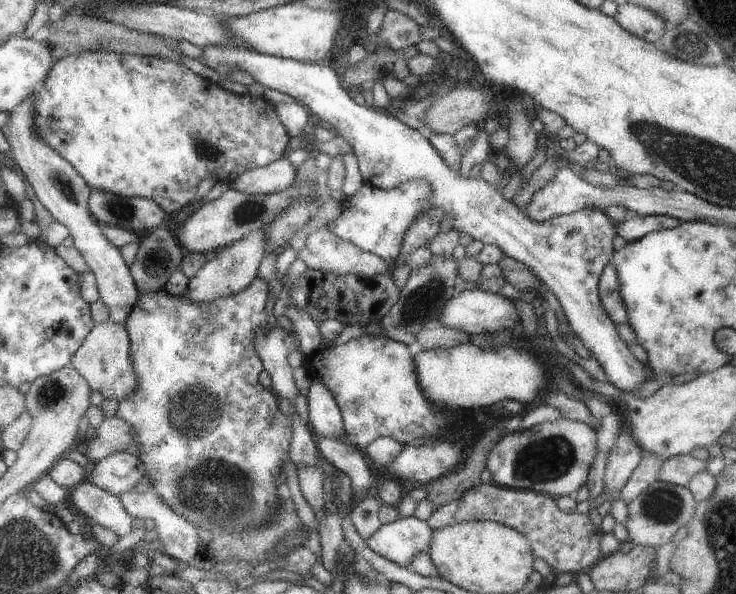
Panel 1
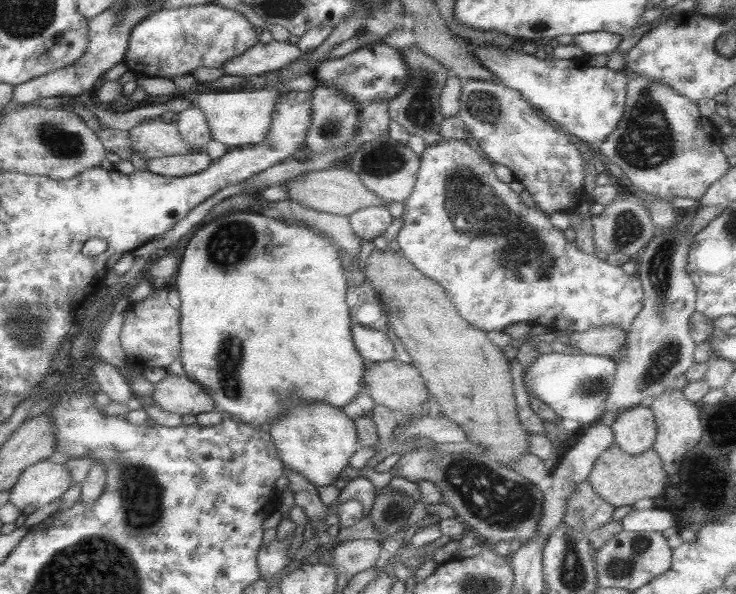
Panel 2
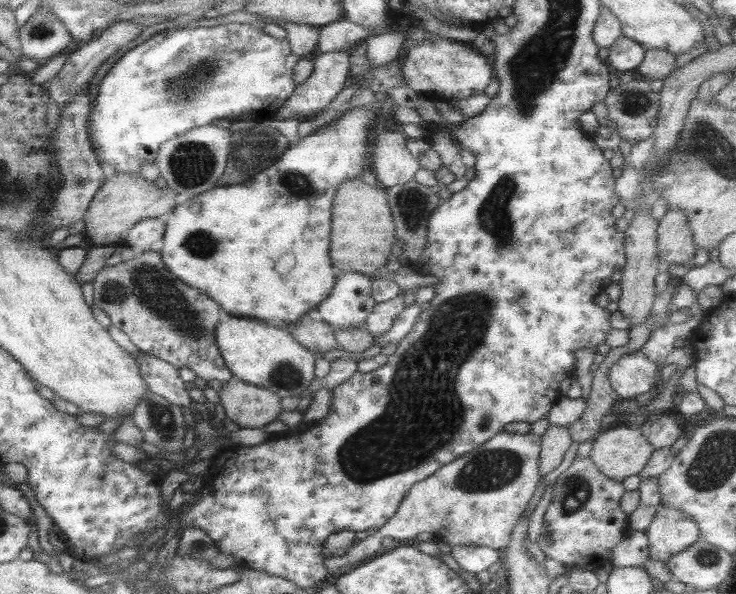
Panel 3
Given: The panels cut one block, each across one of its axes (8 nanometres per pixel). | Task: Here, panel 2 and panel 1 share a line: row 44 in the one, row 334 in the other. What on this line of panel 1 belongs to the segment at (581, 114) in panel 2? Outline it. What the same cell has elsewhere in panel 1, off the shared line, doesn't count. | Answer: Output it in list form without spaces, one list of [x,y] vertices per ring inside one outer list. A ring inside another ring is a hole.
[[[470,288],[468,291],[456,293],[441,308],[437,324],[465,332],[469,335],[480,333],[497,333],[504,329],[513,330],[514,324],[520,320],[516,305],[508,297],[498,293],[488,292],[480,288]]]

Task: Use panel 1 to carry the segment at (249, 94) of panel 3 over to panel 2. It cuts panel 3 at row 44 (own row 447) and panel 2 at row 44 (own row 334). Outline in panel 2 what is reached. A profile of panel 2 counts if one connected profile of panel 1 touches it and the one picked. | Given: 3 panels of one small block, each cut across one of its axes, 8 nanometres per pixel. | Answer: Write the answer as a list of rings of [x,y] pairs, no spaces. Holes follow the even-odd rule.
[[[214,3],[158,10],[132,30],[123,63],[139,76],[173,80],[196,68],[221,68],[258,43],[258,31],[242,13]]]

